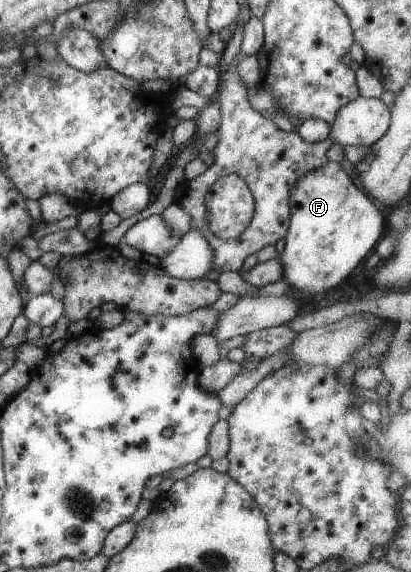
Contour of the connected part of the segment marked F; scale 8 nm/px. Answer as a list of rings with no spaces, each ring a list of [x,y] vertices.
[[[328,161],[323,166],[301,175],[295,181],[289,191],[289,213],[287,232],[283,237],[285,244],[278,256],[283,267],[281,279],[292,285],[292,296],[298,299],[308,295],[312,297],[338,285],[353,269],[356,269],[360,261],[374,252],[374,247],[385,233],[380,209],[354,186],[338,162]]]

